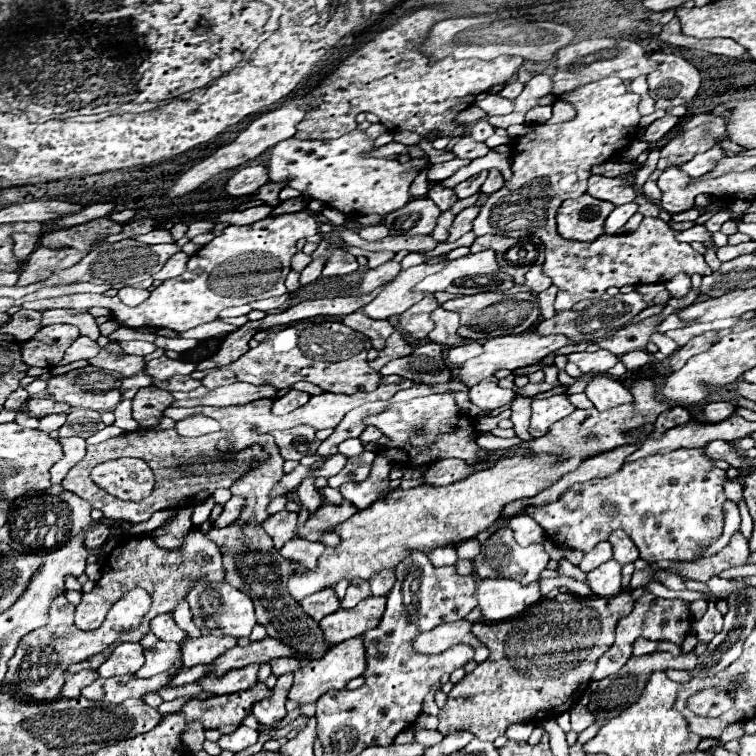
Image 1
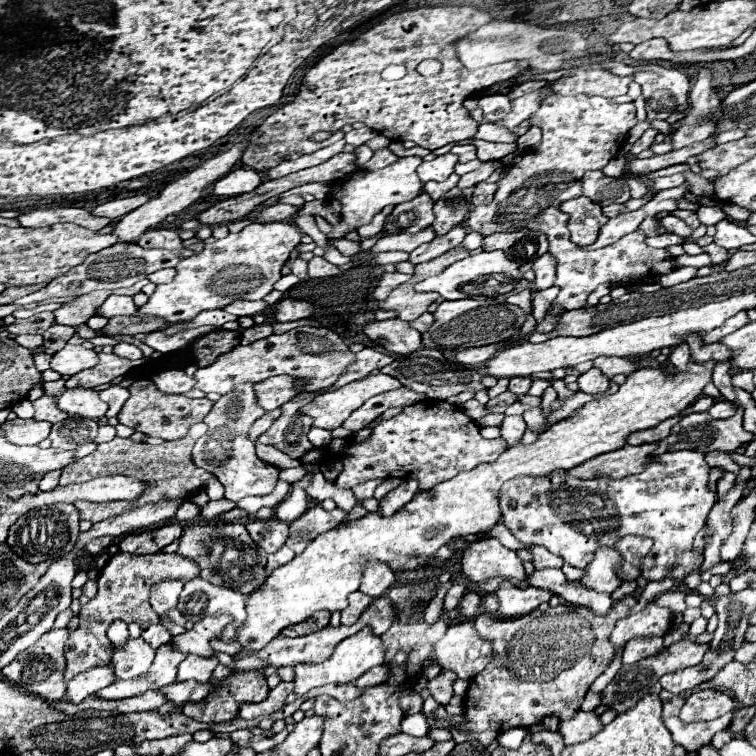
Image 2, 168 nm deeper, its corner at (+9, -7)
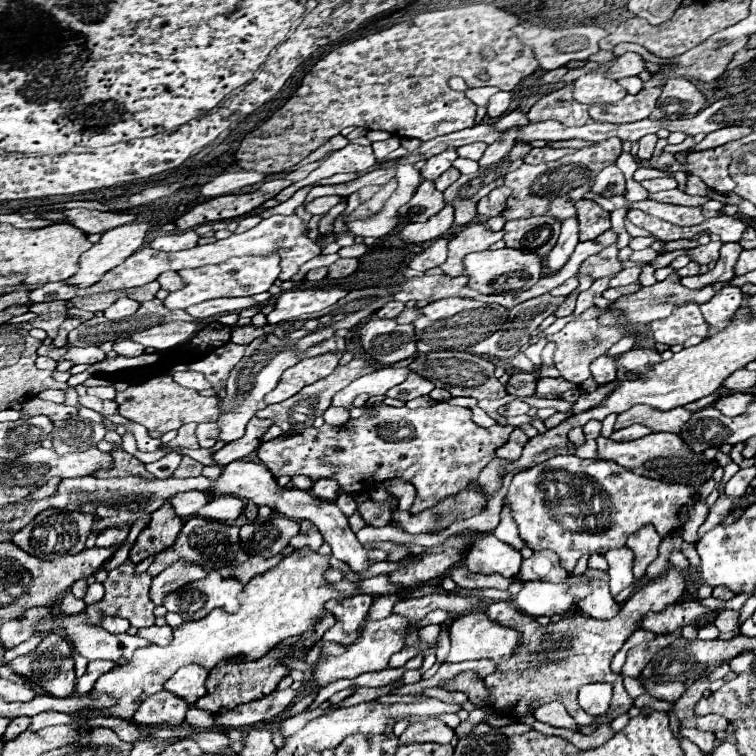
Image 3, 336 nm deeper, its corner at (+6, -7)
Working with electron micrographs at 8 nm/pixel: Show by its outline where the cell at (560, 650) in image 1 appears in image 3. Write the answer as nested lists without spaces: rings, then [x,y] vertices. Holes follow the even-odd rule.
[[[671,566],[663,576],[659,576],[657,580],[651,580],[649,584],[639,588],[625,602],[625,606],[621,606],[619,614],[611,620],[597,620],[597,618],[589,618],[581,612],[571,612],[571,614],[565,614],[563,620],[549,624],[549,626],[541,626],[533,616],[519,612],[511,602],[491,604],[485,612],[489,616],[489,620],[517,630],[523,636],[523,642],[519,644],[517,652],[513,652],[509,662],[499,664],[497,670],[485,678],[485,686],[489,692],[489,708],[495,714],[505,714],[505,716],[509,714],[511,718],[521,718],[525,714],[531,714],[535,708],[539,708],[543,704],[559,700],[559,702],[563,702],[563,706],[575,718],[577,724],[587,726],[587,724],[593,724],[597,718],[589,716],[577,704],[579,688],[583,684],[593,684],[593,682],[611,682],[613,684],[613,700],[611,700],[611,708],[609,708],[611,716],[615,718],[617,714],[627,712],[633,706],[633,698],[627,696],[627,692],[623,688],[623,678],[613,674],[609,664],[611,664],[613,656],[621,650],[625,640],[637,630],[637,622],[647,612],[659,612],[667,604],[677,602],[683,596],[685,586],[687,586],[687,582],[685,582],[683,572]],[[531,646],[537,650],[531,652]],[[529,666],[533,666],[533,668],[537,666],[539,670],[529,672]]]

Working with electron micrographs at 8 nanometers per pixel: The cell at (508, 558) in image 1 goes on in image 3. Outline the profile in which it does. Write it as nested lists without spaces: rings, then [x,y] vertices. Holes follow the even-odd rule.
[[[483,534],[471,544],[471,548],[465,556],[465,566],[471,572],[495,570],[501,576],[517,576],[521,560],[523,558],[521,558],[519,550],[501,542],[493,534]]]

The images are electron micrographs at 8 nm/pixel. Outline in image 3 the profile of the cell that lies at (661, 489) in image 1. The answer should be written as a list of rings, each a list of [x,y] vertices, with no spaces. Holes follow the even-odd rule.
[[[555,456],[555,458],[549,458],[549,460],[541,462],[541,464],[535,464],[535,466],[529,468],[529,470],[517,472],[517,474],[513,476],[513,480],[511,480],[511,486],[509,486],[507,496],[503,498],[503,504],[507,504],[507,506],[511,508],[511,516],[513,516],[513,520],[517,522],[521,540],[523,540],[531,550],[535,550],[535,552],[539,552],[539,550],[553,550],[553,552],[561,558],[561,566],[567,568],[567,572],[571,572],[581,556],[585,556],[585,554],[599,554],[599,552],[607,552],[607,550],[613,550],[613,548],[621,548],[621,546],[625,546],[625,540],[627,540],[633,532],[637,532],[639,528],[643,528],[645,524],[653,524],[661,538],[667,538],[671,532],[683,528],[685,522],[689,522],[689,510],[695,506],[695,502],[697,502],[697,498],[699,498],[697,490],[699,490],[699,488],[693,486],[693,484],[679,484],[679,482],[669,484],[669,482],[663,482],[663,480],[653,480],[653,478],[647,478],[647,476],[637,476],[635,472],[629,472],[629,468],[621,468],[621,466],[617,466],[617,464],[609,462],[609,460],[581,460],[581,458],[577,458],[577,456]]]

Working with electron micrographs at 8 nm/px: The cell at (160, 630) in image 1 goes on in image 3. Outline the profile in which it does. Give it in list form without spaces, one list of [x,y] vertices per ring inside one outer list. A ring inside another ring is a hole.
[[[149,626],[149,628],[139,628],[137,634],[139,634],[141,638],[145,638],[145,640],[149,640],[151,644],[159,644],[159,646],[169,644],[169,640],[173,638],[171,626]]]

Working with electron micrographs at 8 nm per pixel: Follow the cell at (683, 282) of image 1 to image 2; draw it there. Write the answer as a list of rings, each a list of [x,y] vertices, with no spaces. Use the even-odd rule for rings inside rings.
[[[694,267],[678,268],[667,275],[660,277],[660,284],[663,288],[669,288],[676,284],[686,282],[696,276],[697,269]]]

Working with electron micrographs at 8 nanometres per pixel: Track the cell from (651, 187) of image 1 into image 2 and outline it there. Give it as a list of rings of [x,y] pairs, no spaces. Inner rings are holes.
[[[676,164],[668,168],[652,172],[646,176],[646,180],[654,180],[658,176],[670,176],[676,173],[684,173],[685,179],[691,184],[691,193],[695,196],[712,195],[714,193],[713,183],[702,178],[699,174],[695,174],[690,170],[688,164]]]

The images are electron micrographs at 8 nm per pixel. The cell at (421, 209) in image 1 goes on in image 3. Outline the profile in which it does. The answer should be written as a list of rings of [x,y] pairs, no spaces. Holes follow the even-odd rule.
[[[425,180],[415,196],[399,208],[399,220],[401,224],[411,224],[411,222],[425,222],[427,218],[435,216],[437,212],[441,212],[445,206],[443,202],[443,194],[435,188],[433,182]]]

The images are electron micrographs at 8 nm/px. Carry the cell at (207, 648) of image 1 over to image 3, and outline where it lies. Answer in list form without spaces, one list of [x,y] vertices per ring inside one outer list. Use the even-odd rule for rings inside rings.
[[[189,664],[185,668],[179,668],[165,684],[163,688],[185,698],[189,702],[189,706],[195,704],[197,698],[205,696],[207,694],[207,688],[205,688],[205,680],[207,680],[207,670],[201,668],[199,664]]]

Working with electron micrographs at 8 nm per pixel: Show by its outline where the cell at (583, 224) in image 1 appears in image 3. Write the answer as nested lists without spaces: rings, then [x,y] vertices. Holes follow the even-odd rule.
[[[579,200],[575,204],[577,208],[577,220],[579,220],[579,240],[595,240],[599,234],[611,228],[609,212],[603,210],[593,200]]]

